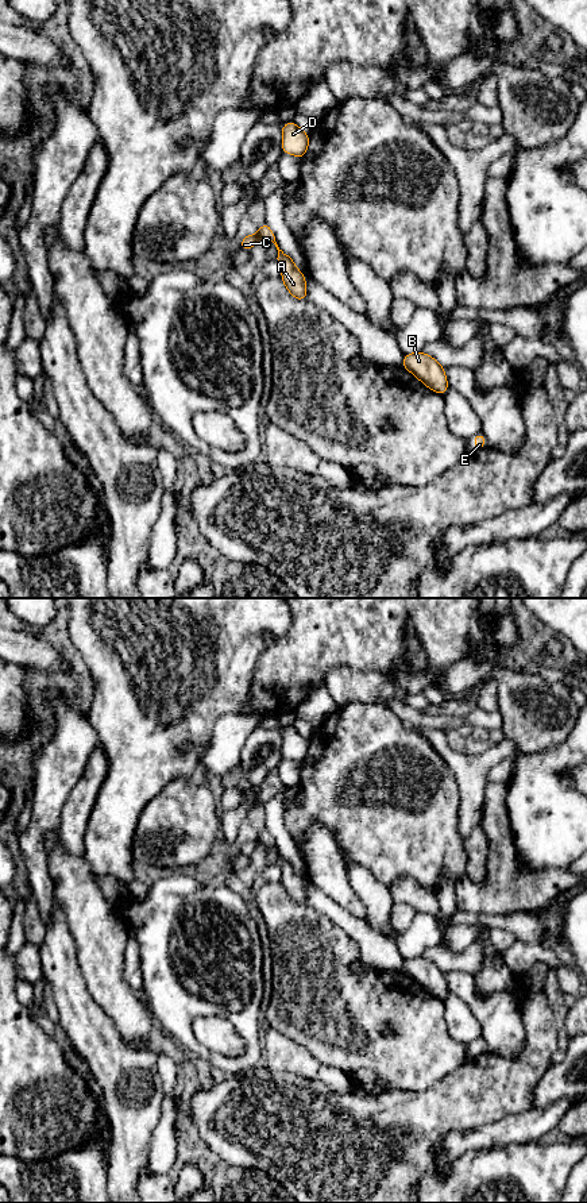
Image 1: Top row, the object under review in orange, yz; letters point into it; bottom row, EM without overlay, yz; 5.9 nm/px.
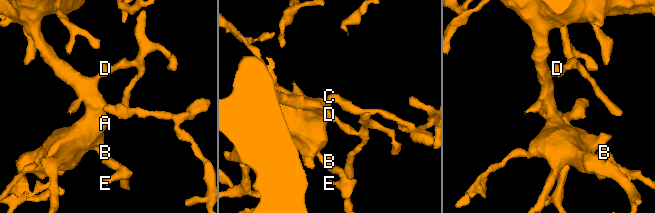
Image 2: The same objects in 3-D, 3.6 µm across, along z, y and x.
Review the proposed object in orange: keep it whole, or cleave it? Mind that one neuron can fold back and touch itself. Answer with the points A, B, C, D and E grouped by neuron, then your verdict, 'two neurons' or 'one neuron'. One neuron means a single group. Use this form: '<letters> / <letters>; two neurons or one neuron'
A B D E / C; two neurons

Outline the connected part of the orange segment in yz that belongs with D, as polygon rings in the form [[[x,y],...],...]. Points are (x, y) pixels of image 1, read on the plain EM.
[[[289,726],[282,732],[282,757],[304,763],[309,749],[309,739],[305,739],[296,728]]]

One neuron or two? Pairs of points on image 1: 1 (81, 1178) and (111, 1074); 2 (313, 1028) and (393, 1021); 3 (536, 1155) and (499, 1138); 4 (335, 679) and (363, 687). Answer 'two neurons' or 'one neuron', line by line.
1: two neurons
2: one neuron
3: two neurons
4: one neuron

